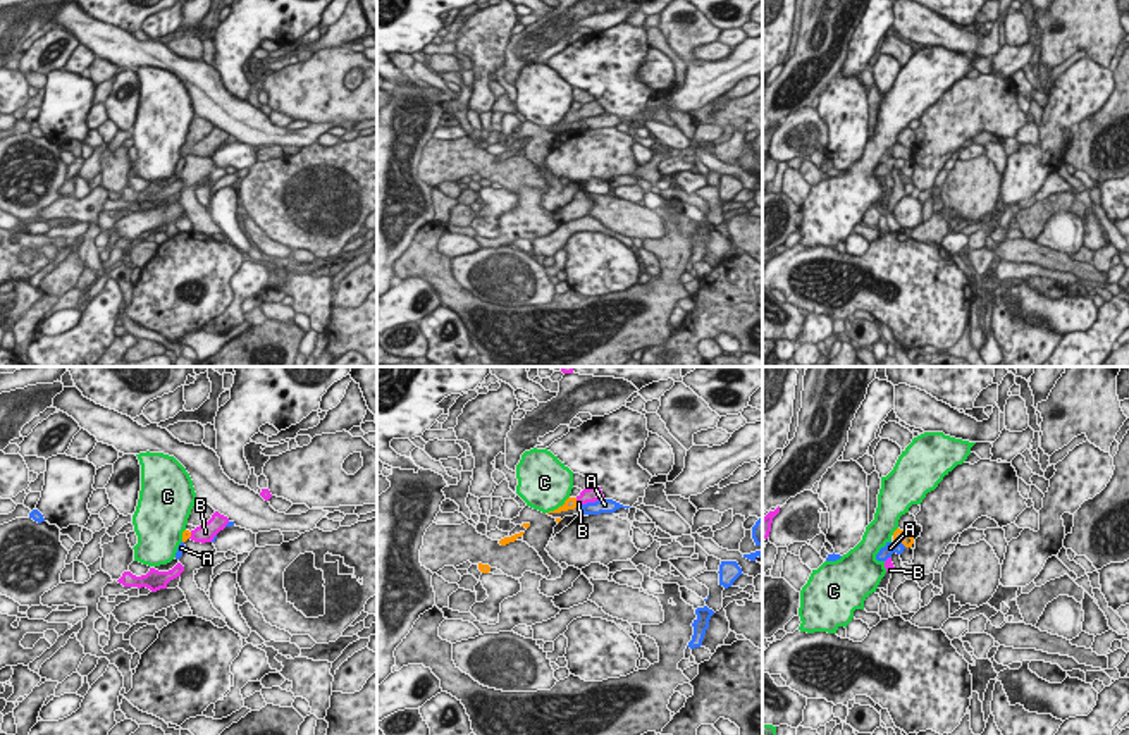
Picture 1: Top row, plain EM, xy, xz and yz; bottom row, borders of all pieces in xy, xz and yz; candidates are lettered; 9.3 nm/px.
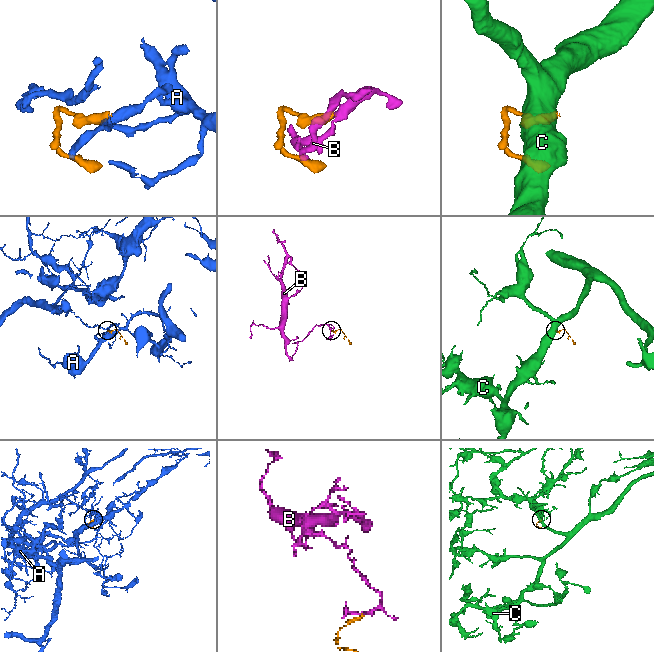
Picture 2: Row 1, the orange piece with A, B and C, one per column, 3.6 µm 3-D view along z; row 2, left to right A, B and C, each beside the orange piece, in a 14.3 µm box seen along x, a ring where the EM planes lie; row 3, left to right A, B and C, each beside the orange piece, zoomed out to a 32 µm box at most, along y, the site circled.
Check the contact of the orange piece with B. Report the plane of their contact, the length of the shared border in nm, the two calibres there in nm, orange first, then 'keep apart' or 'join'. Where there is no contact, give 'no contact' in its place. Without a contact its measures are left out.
meets orange in xz; contact 80 nm long; 120 nm thick on the orange side, 140 nm on the other; join

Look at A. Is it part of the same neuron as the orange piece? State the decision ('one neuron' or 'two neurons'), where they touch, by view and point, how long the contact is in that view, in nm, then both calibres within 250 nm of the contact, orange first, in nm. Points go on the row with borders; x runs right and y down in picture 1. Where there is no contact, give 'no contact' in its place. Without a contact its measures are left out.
two neurons | yz (900, 541) | 140 nm | 130/120 nm

